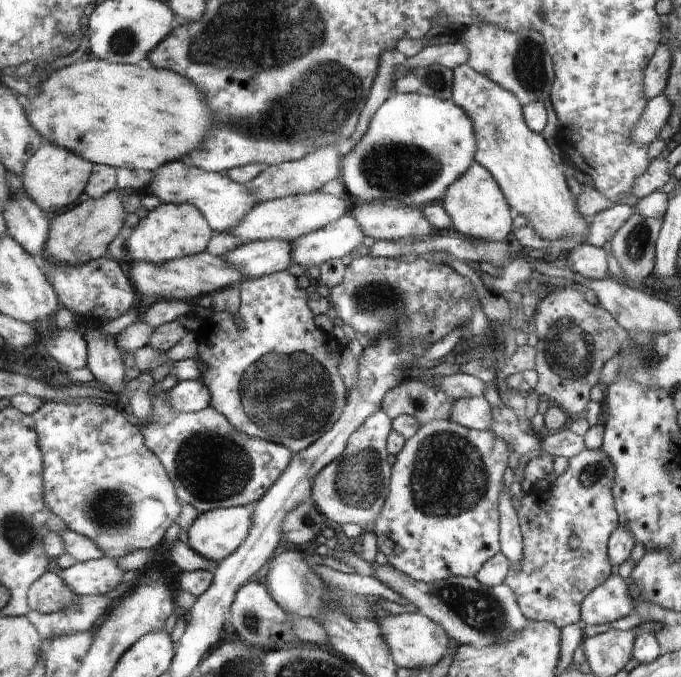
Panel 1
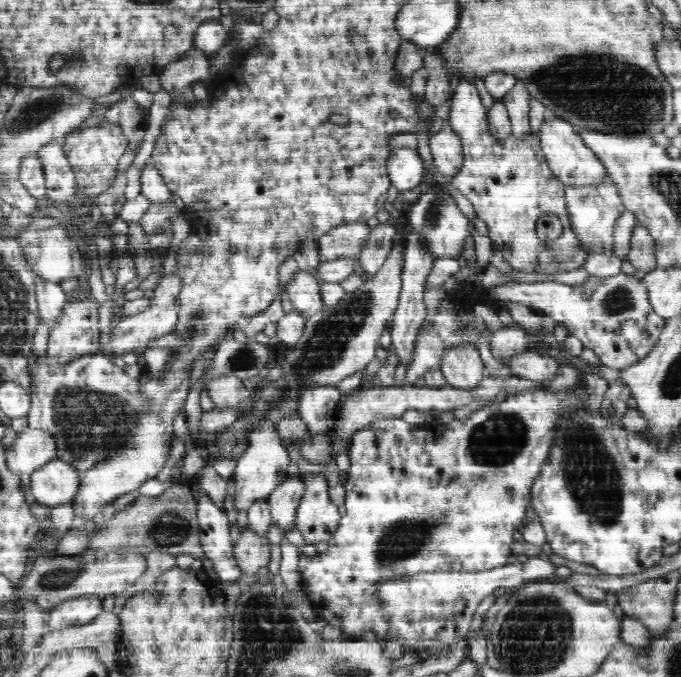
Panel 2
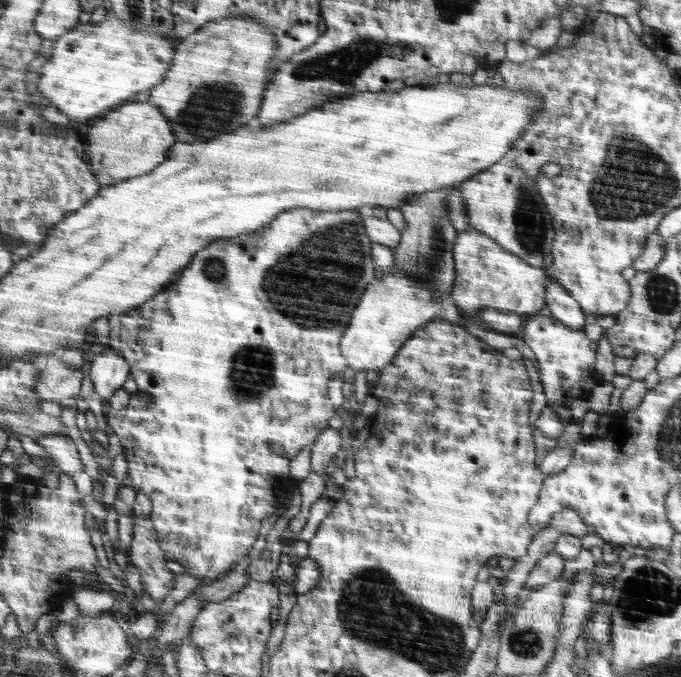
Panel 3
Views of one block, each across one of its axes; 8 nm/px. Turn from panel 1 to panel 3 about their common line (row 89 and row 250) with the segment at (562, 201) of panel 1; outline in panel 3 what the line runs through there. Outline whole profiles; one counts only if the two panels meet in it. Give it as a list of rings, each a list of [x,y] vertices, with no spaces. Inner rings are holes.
[[[475,231],[459,232],[455,240],[456,279],[451,293],[461,316],[474,319],[484,308],[536,315],[547,305],[547,275],[520,257],[506,252],[496,240]]]

